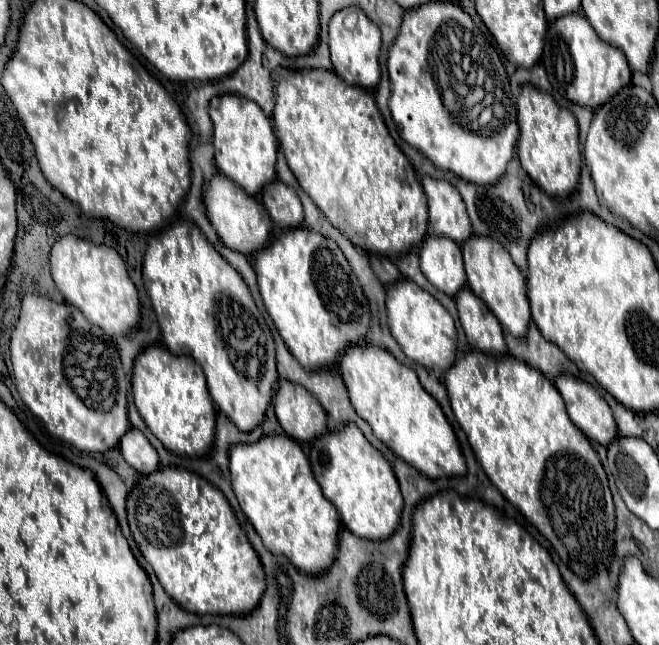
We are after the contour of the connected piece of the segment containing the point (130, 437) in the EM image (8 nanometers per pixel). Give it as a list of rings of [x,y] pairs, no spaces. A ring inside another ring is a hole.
[[[129,429],[119,443],[119,451],[125,457],[125,461],[143,475],[151,475],[159,469],[159,455],[141,431]]]

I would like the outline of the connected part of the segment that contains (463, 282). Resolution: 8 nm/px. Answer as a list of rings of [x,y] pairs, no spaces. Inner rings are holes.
[[[429,235],[419,251],[421,271],[427,281],[449,297],[455,297],[467,287],[467,275],[463,269],[463,257],[457,243],[447,237]]]

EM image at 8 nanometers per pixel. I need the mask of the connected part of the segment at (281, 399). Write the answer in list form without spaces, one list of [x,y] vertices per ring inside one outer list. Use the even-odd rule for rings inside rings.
[[[279,381],[273,407],[283,431],[295,441],[311,441],[327,431],[327,415],[321,403],[291,381]]]

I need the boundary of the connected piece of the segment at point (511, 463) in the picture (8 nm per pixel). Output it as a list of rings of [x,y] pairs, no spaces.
[[[471,351],[457,359],[447,371],[445,387],[449,391],[453,413],[461,429],[467,433],[479,465],[503,497],[539,529],[575,575],[589,579],[607,569],[615,551],[615,507],[607,475],[589,439],[571,423],[555,385],[541,371],[527,367],[527,363],[517,361],[515,357],[503,355],[487,359],[479,351]]]

